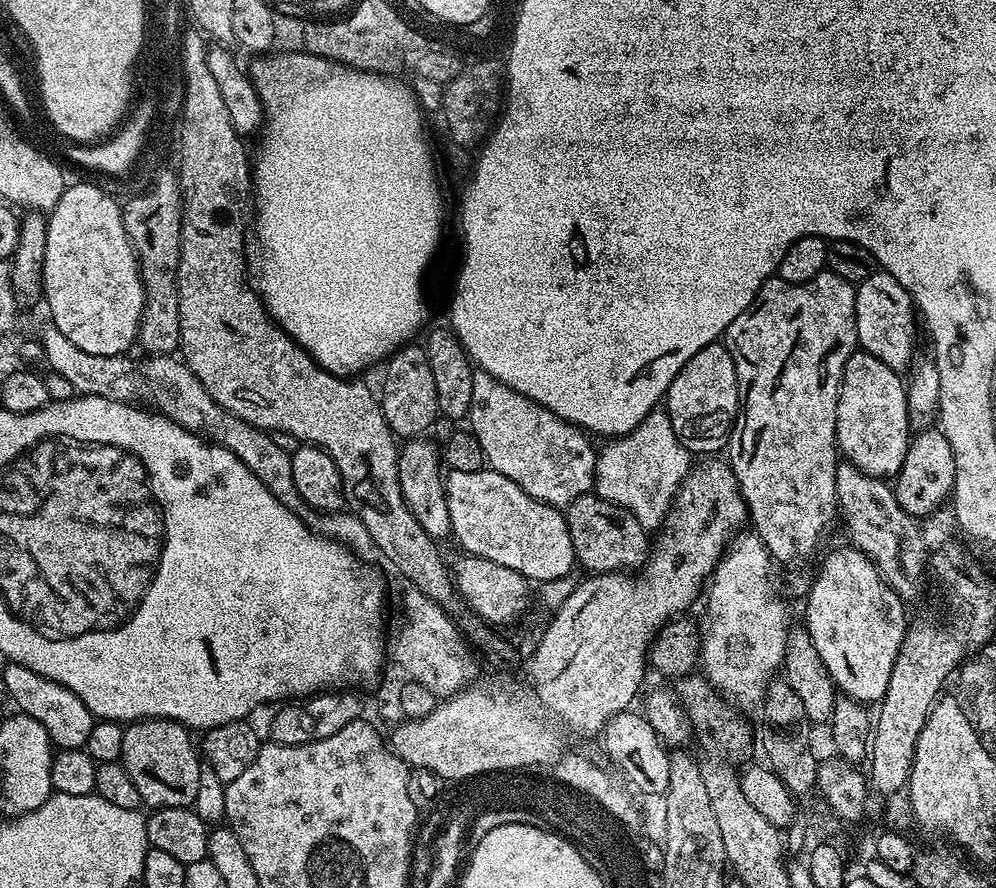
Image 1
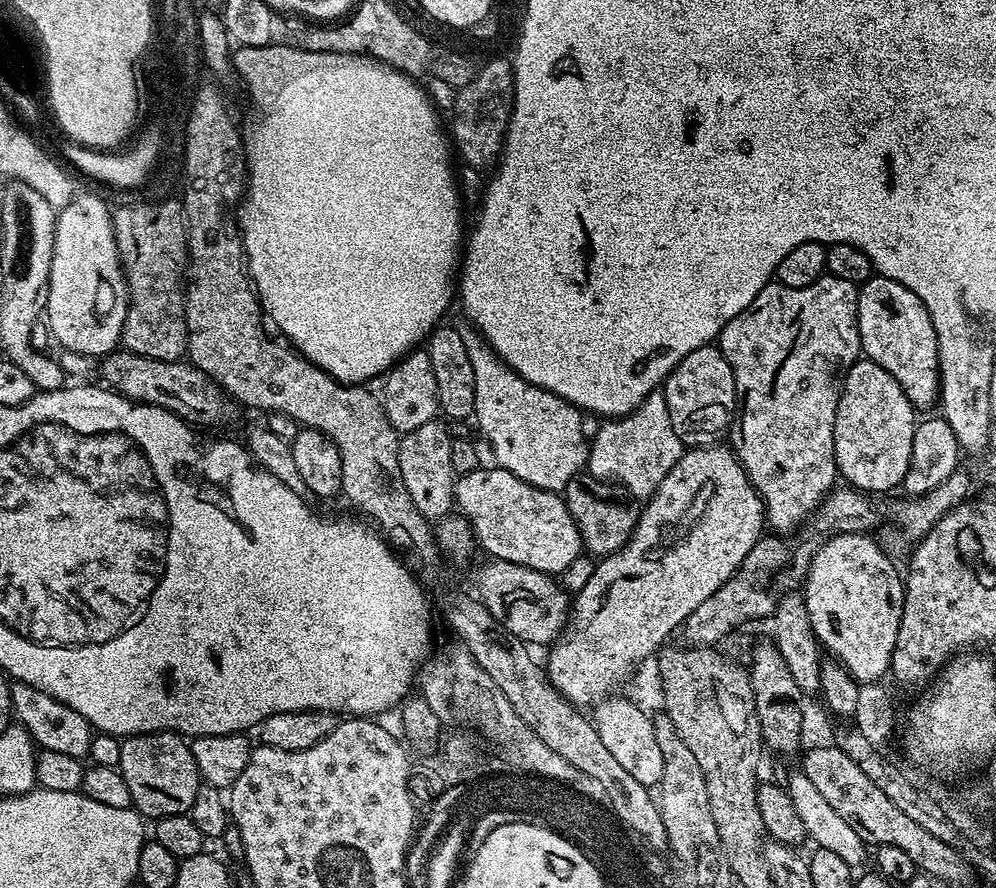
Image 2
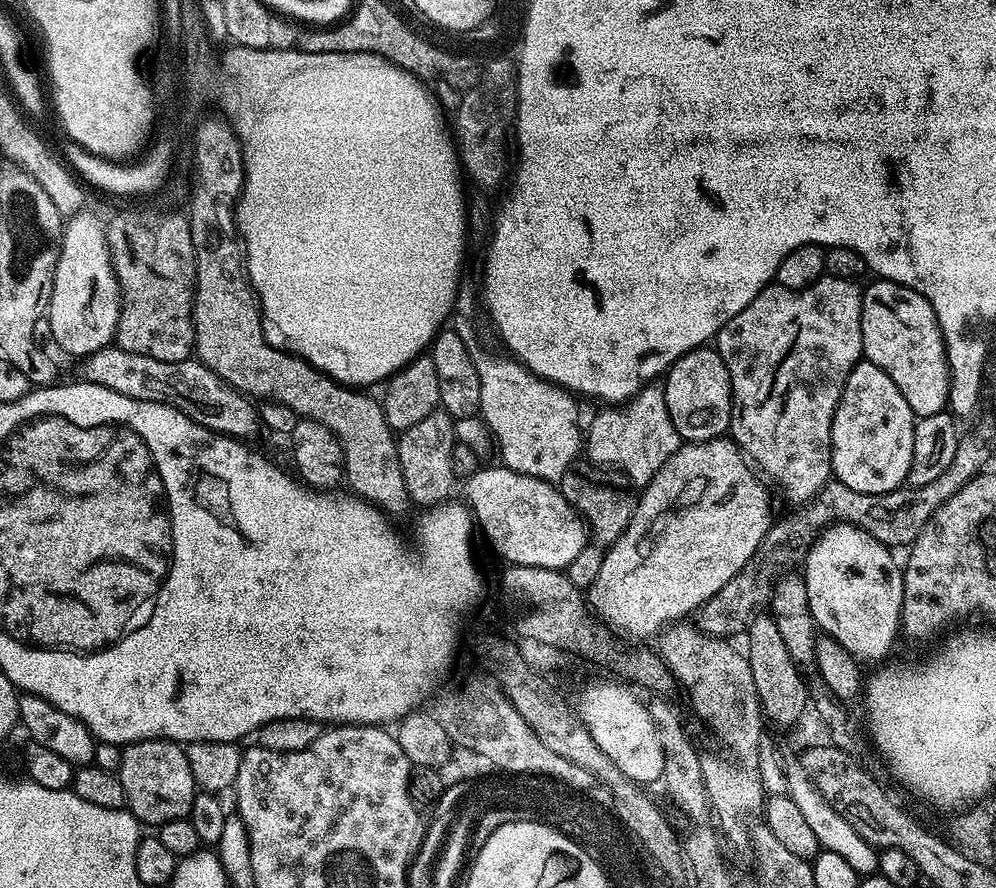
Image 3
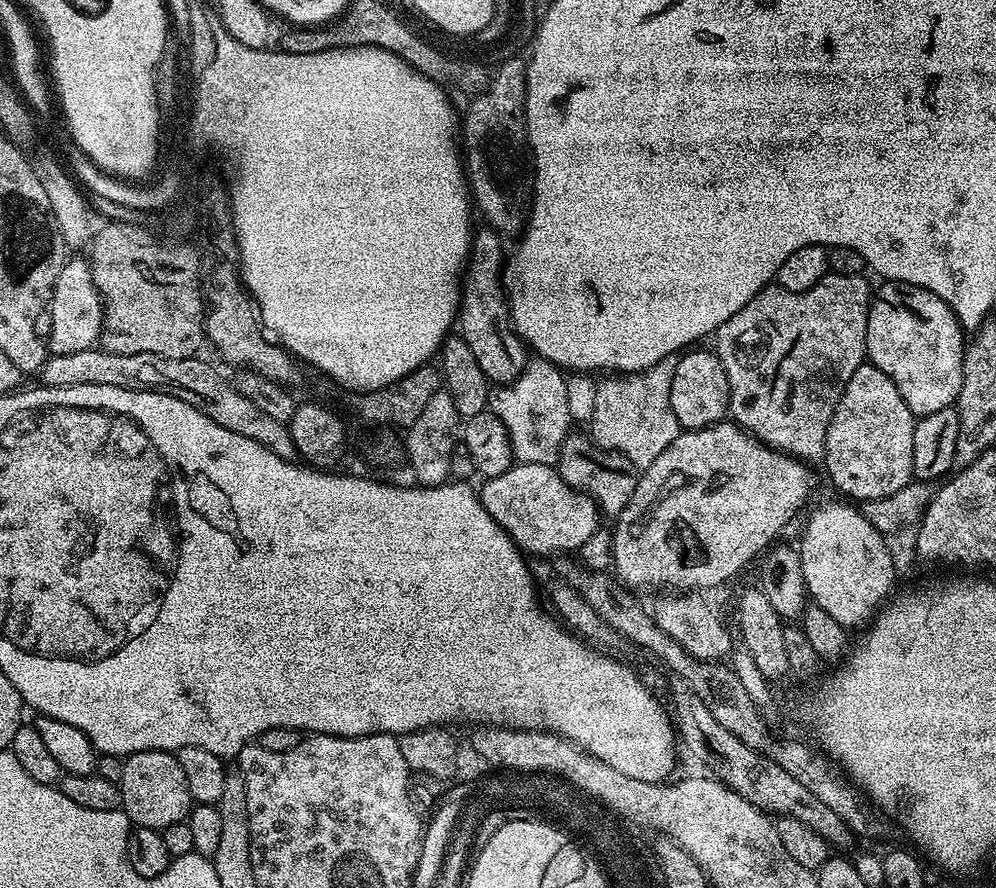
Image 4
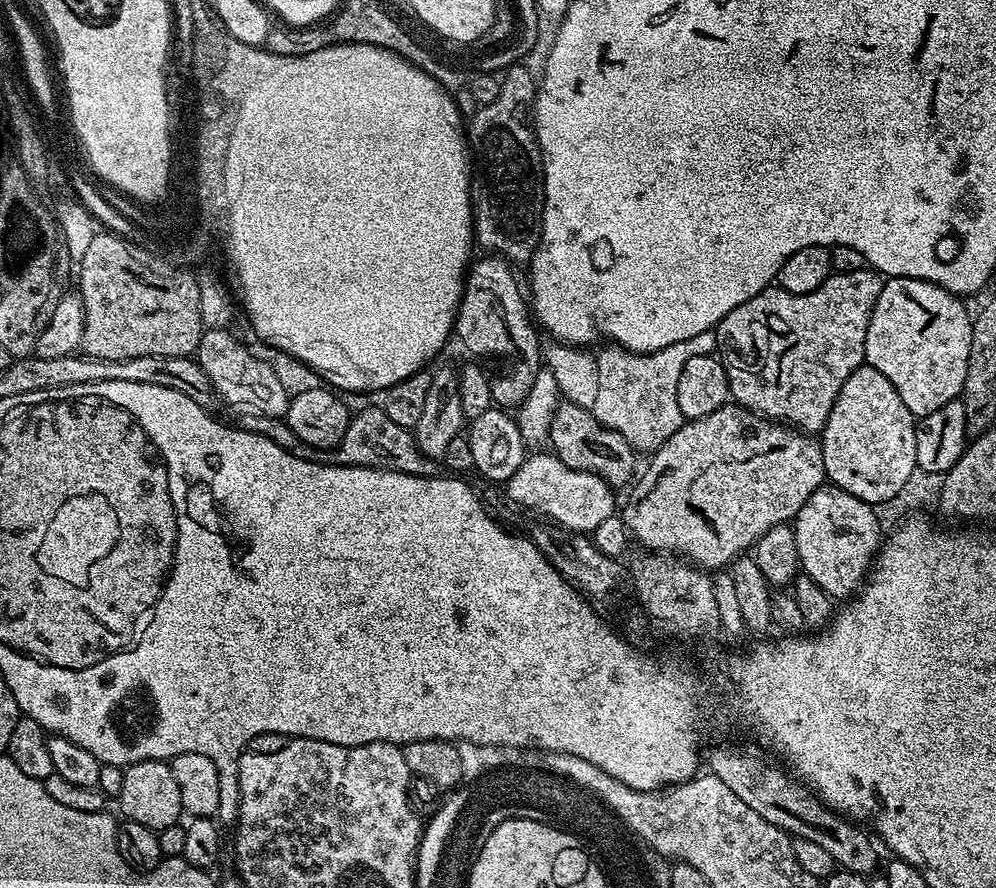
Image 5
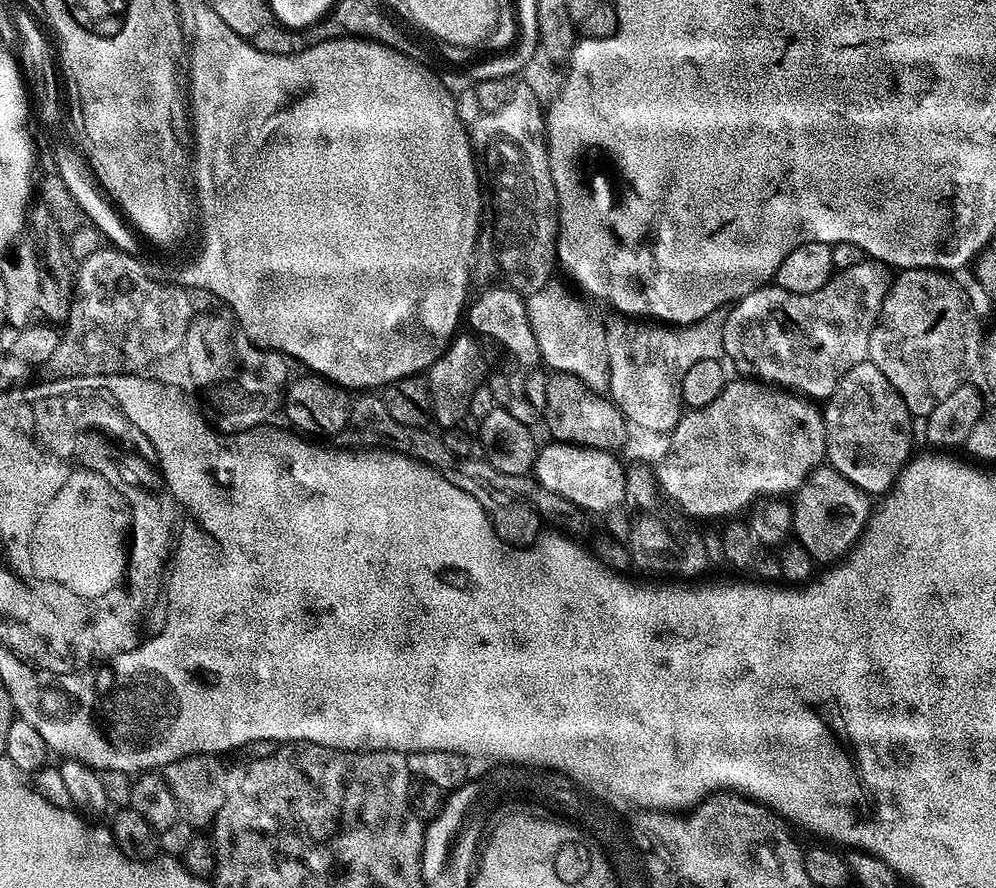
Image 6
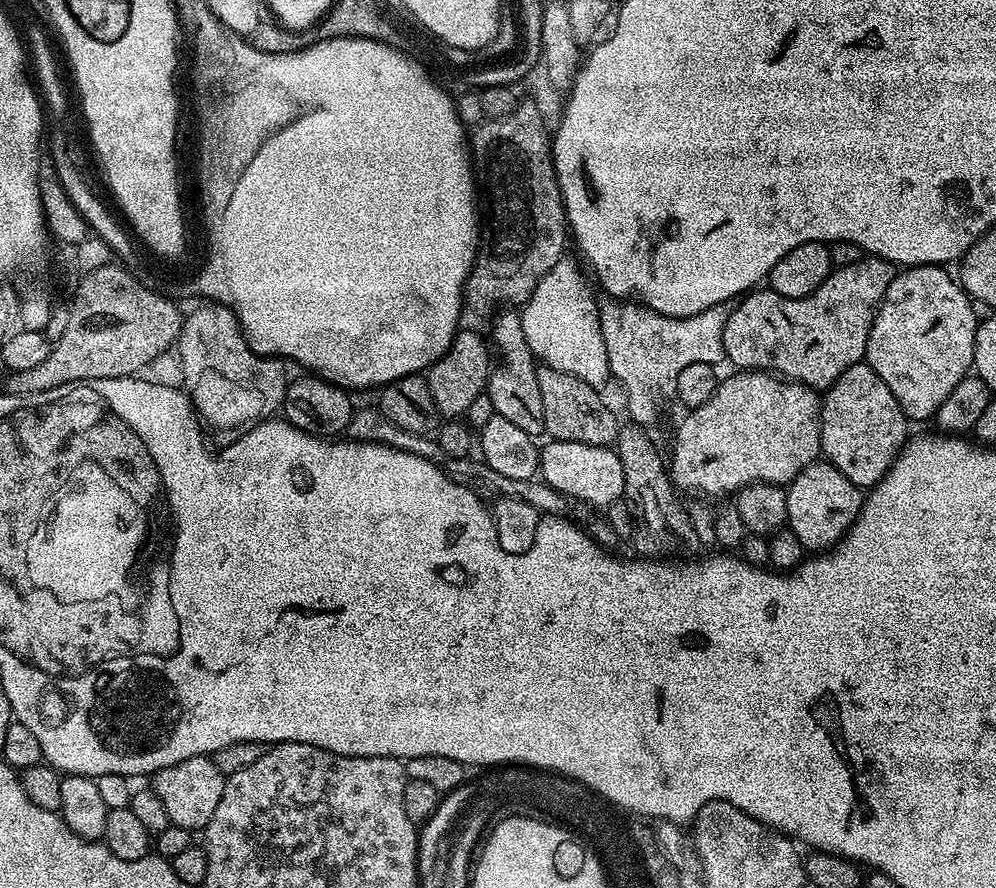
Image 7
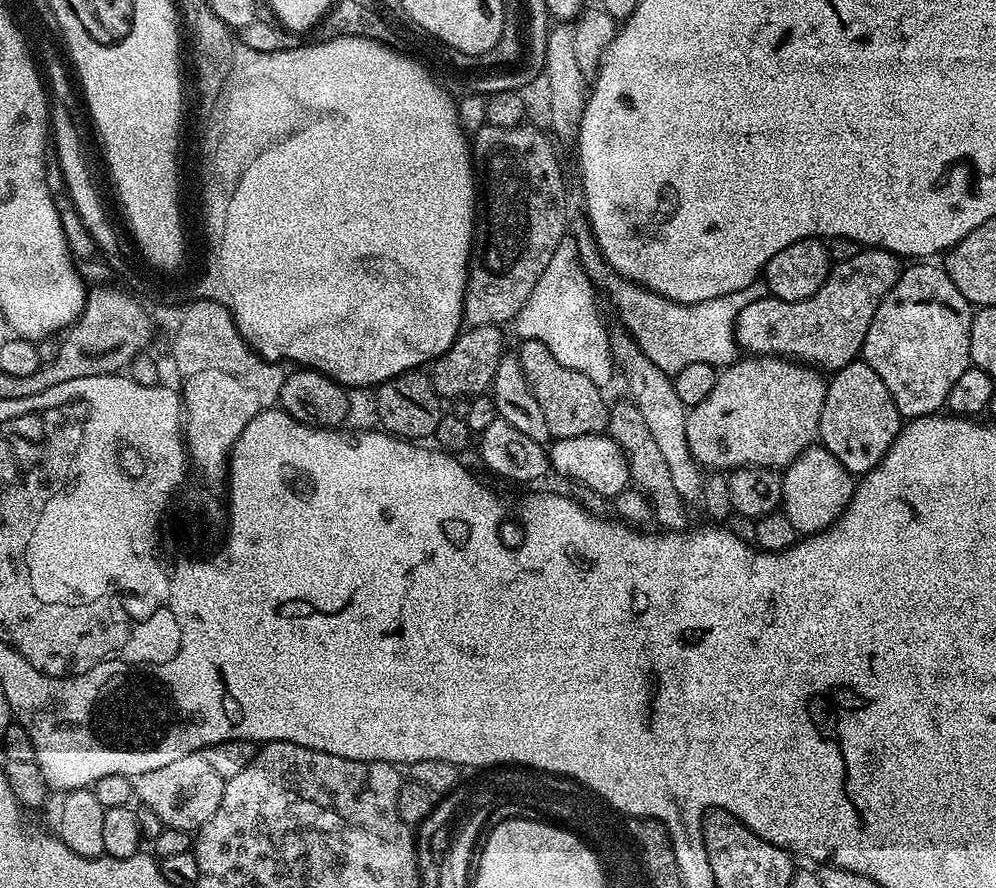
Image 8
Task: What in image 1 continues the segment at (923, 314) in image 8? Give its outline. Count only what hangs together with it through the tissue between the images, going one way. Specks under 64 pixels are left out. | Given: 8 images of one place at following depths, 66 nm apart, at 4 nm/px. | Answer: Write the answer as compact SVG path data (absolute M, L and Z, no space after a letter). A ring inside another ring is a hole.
M878 270L870 278L855 285L856 290L856 338L859 347L874 358L886 362L894 371L903 373L912 360L916 348L918 313L910 294L886 271Z

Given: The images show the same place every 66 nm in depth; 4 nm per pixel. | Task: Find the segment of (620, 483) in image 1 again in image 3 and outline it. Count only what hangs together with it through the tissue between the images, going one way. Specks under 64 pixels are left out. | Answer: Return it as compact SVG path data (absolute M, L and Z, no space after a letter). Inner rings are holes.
M641 387L631 400L619 406L601 408L586 431L586 452L588 448L589 458L596 463L593 465L611 466L623 472L636 486L650 483L654 474L658 474L660 467L678 451L682 443L678 430L674 430L674 422L670 422L663 387Z

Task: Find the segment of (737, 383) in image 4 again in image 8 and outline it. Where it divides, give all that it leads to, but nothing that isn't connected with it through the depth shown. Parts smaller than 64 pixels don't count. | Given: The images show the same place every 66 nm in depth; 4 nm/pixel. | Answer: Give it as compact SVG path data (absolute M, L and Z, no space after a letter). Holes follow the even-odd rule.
M861 247L854 258L841 264L833 263L822 286L810 298L798 302L779 300L771 294L761 295L759 300L750 302L736 319L736 342L745 353L754 356L782 356L785 360L795 360L817 370L835 370L852 363L864 351L866 330L886 294L904 273L905 261L884 248Z

